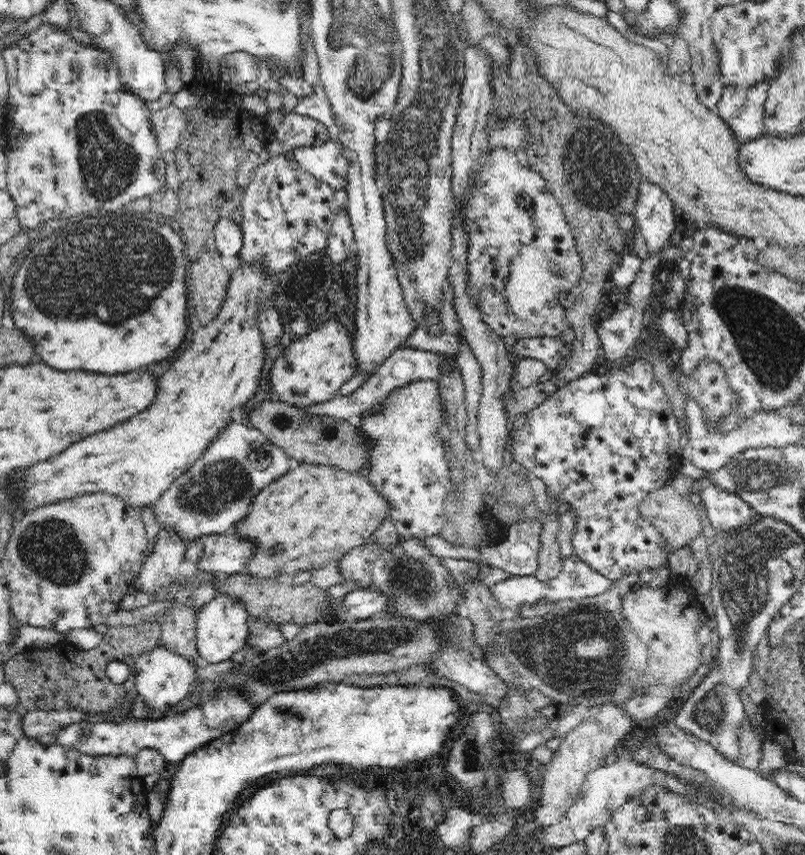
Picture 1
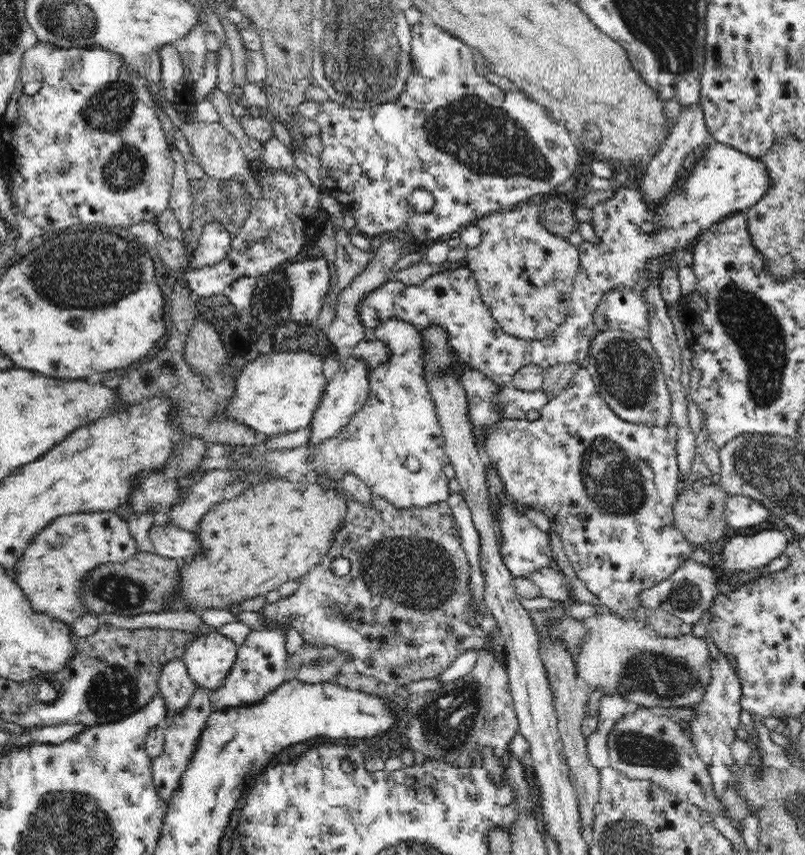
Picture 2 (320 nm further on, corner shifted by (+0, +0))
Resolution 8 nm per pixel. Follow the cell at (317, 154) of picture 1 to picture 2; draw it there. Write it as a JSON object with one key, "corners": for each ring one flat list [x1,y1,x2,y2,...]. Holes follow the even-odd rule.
{"corners":[[427,20,414,26,413,33,412,66,415,69,412,70,412,73,407,78,405,87,399,94,398,99,391,103,376,105,362,110,351,109,334,101,319,102,320,109,314,120,320,128,319,136,323,146,319,157,320,188,342,206,343,212,346,211,348,214,352,214,358,230,362,231,364,237,372,239,376,236,392,234,402,229,407,220,406,216,410,214,410,207,408,207,411,205,409,197,414,189,425,189,436,201,434,210,422,214,412,213,412,220,410,220,412,233,417,239,420,241,426,239,432,241,439,238,447,239,454,232,464,230,480,219,482,214,517,210,516,206,519,204,525,206,527,203,533,202,534,198,553,193,558,185,563,184,572,176,572,173,577,170,581,155,578,154,576,146,571,143,567,127,564,124,560,122,552,123,546,117,545,107,536,101,524,99,520,89,511,88,507,84,494,86,492,83,486,82,485,76,480,76,480,72,476,72,471,47,464,43,461,38,454,36,449,30,438,25,432,26]]}

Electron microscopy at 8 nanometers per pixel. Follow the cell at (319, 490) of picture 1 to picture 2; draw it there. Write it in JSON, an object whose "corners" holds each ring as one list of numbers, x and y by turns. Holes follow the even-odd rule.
{"corners":[[304,477,300,482,291,482,287,479,274,478,260,480,251,484,250,487,247,487,242,494,232,501,221,501,216,507,210,509,201,520,200,526,202,526,202,530,199,535,201,536,202,542,204,542,202,556,196,556,196,560,192,560,192,562,189,560,183,563,181,606,184,606,187,602,187,604,190,604,190,610,193,607,204,606,213,607,215,609,223,608,226,605,231,606,237,604,241,600,251,599,258,595,266,595,269,591,278,589,281,584,288,582,288,580,299,580,304,575,308,575,308,572,310,572,312,567,318,566,323,561,323,558,333,547,338,531,347,521,348,499,350,499,350,496,344,491,342,481,327,482,327,479,322,479,322,477]]}

